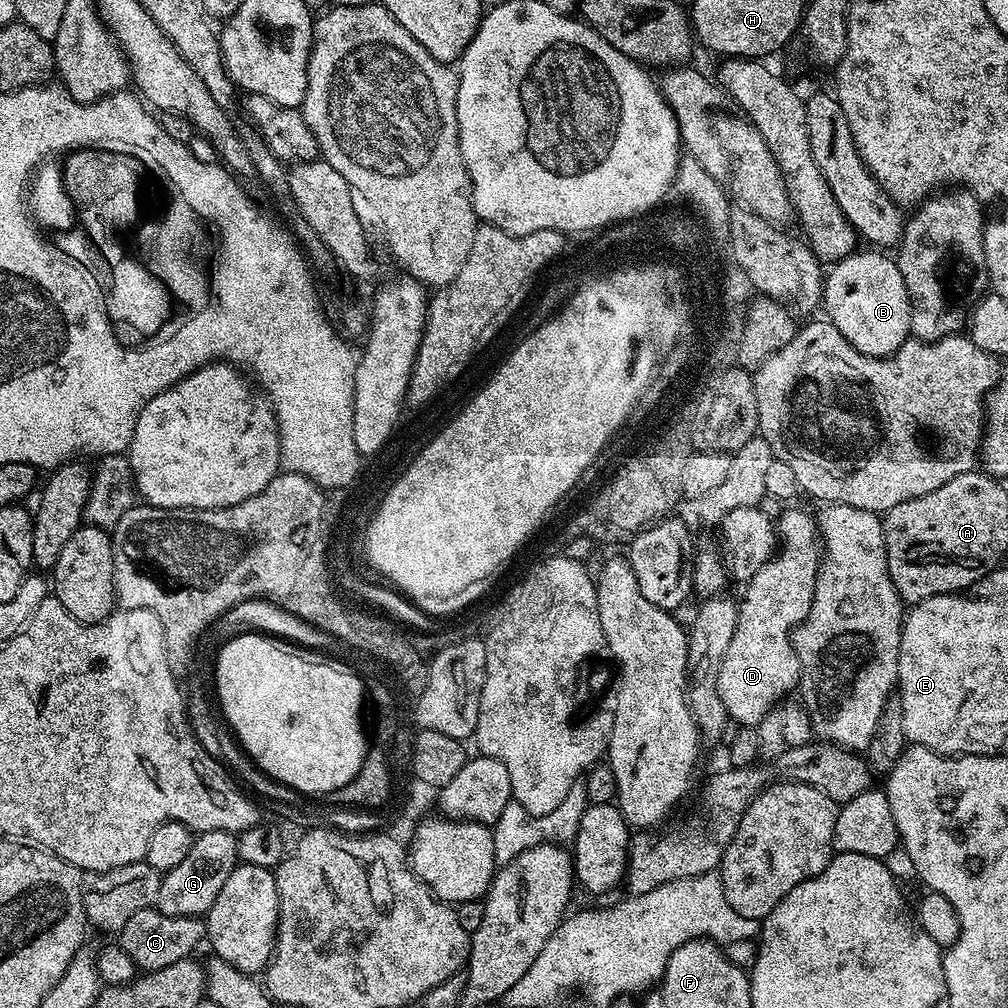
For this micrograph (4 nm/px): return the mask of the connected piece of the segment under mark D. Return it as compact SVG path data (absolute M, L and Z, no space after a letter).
M792 508L789 512L788 509L781 511L778 517L778 540L778 551L773 555L772 559L767 560L767 562L743 585L744 601L741 599L738 604L738 622L734 626L734 638L730 638L730 646L722 658L722 666L718 674L718 694L722 698L722 706L726 706L729 721L735 722L741 726L755 726L759 724L760 719L767 712L773 711L773 709L777 707L776 699L784 695L784 697L787 697L789 695L787 692L790 691L791 688L793 691L800 683L800 659L796 653L796 648L792 645L792 632L810 614L810 606L814 598L816 575L820 569L820 561L822 559L822 541L818 535L815 519L813 519L811 515L808 517L800 508Z

